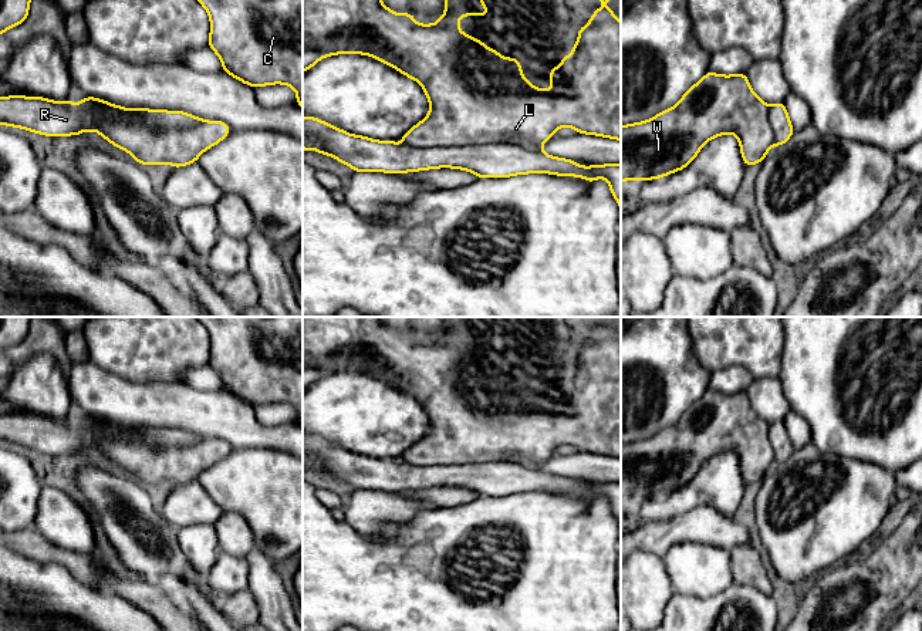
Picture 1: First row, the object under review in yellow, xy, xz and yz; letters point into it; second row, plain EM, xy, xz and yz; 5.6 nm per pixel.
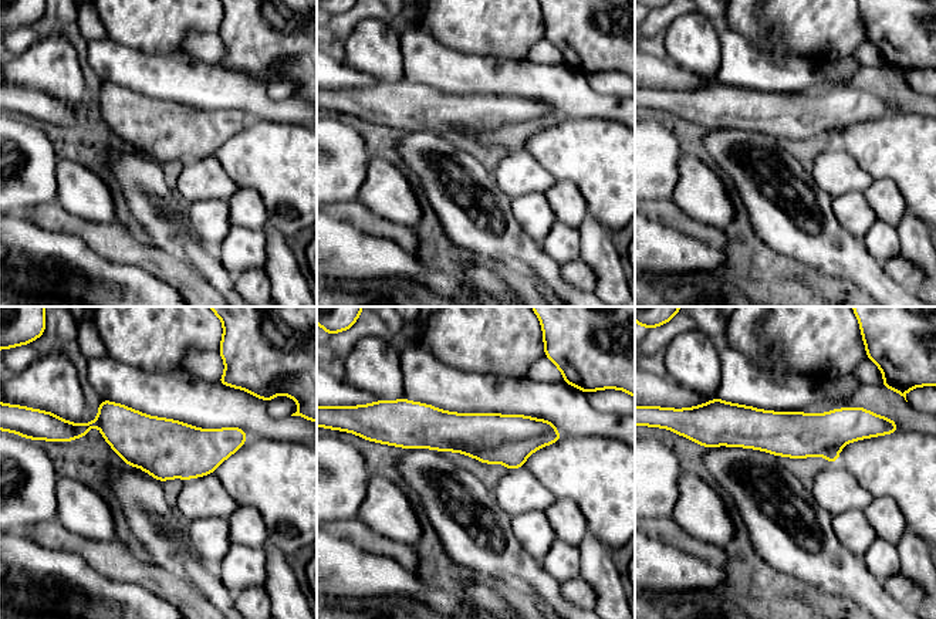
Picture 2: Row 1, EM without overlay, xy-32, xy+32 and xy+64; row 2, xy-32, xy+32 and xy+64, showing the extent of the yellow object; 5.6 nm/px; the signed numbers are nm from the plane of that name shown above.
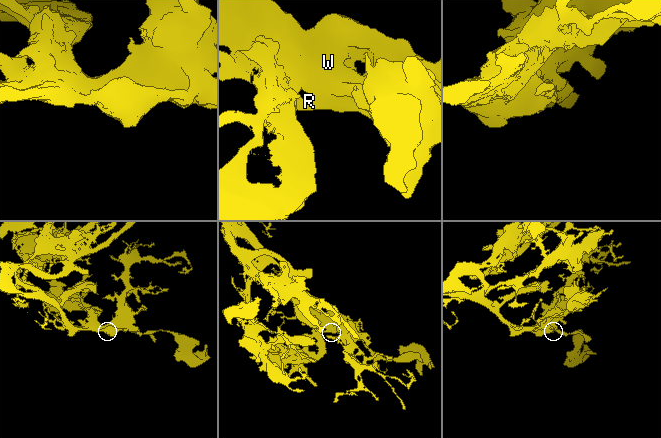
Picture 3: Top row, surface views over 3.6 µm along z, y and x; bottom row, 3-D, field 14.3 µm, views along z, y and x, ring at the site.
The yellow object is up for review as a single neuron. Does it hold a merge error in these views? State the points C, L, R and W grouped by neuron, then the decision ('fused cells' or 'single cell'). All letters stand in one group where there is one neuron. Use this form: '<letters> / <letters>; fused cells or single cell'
C L W / R; fused cells

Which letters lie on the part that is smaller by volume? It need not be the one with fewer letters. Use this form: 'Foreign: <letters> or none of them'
Foreign: R

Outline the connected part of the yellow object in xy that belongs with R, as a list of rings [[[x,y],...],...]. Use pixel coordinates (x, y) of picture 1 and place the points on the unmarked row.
[[[0,415],[0,443],[23,446],[47,455],[78,455],[82,449],[98,451],[98,442],[108,436],[114,441],[141,441],[155,448],[189,446],[205,438],[182,429],[146,426],[111,426],[107,433],[101,431],[92,415],[80,422],[55,421],[41,415]]]

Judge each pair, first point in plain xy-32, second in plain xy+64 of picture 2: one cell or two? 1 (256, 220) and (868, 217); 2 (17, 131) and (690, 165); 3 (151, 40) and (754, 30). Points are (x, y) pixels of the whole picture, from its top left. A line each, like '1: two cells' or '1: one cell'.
1: two cells
2: two cells
3: two cells

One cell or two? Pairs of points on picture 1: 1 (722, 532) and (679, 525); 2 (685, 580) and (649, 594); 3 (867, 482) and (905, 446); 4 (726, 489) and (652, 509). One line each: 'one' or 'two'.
1: one
2: two
3: two
4: one

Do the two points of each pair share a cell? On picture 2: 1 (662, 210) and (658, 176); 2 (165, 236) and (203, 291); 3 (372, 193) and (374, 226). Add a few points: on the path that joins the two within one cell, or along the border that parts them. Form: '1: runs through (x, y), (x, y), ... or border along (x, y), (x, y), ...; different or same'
1: border along (668, 198), (649, 200); different
2: border along (151, 242), (175, 249); different
3: border along (358, 199), (378, 216), (405, 225); different

